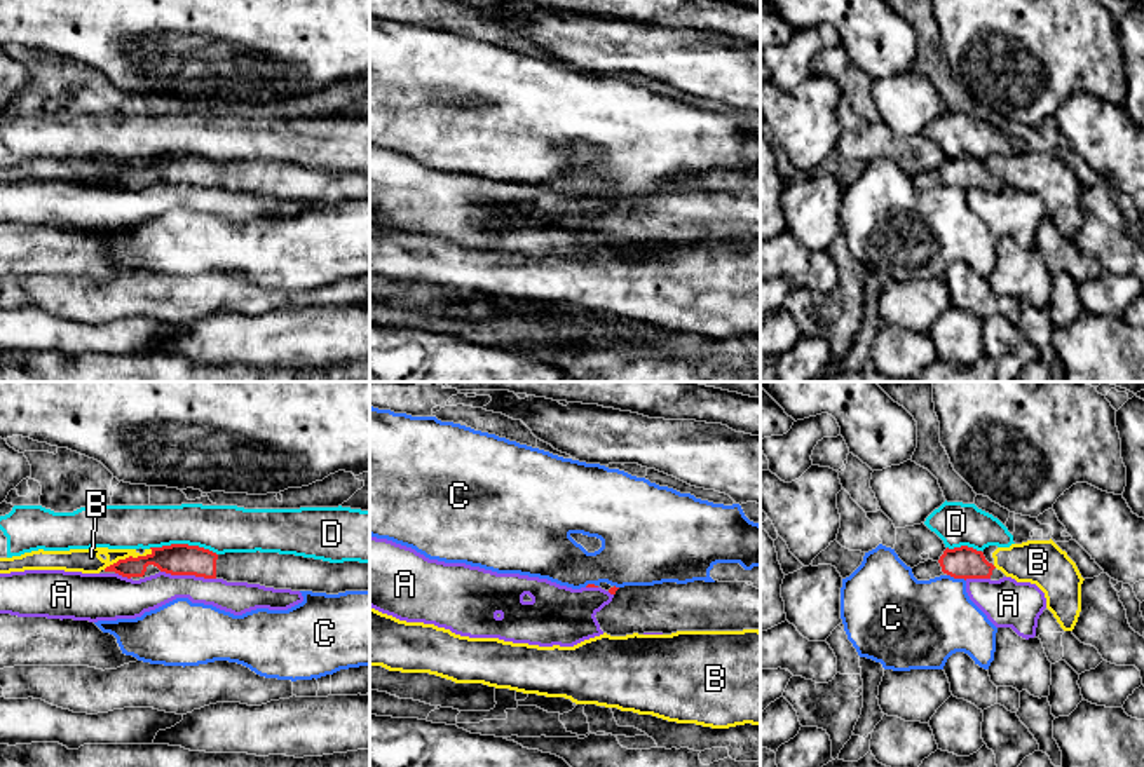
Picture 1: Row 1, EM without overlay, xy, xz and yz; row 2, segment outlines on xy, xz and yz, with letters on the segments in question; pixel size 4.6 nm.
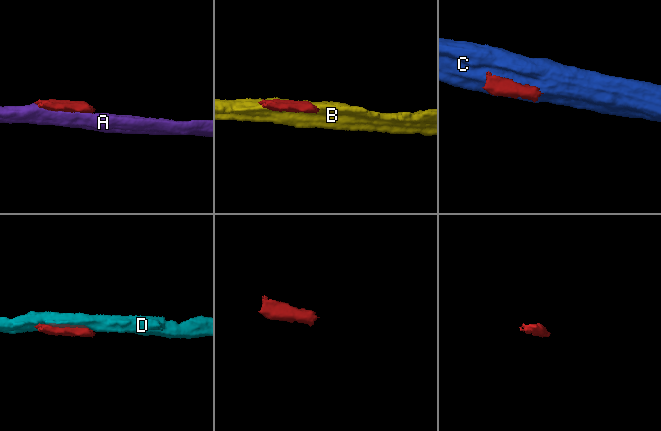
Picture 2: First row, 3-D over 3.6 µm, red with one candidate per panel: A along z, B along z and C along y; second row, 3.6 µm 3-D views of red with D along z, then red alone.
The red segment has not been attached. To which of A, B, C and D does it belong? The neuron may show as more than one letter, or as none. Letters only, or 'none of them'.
none of them

